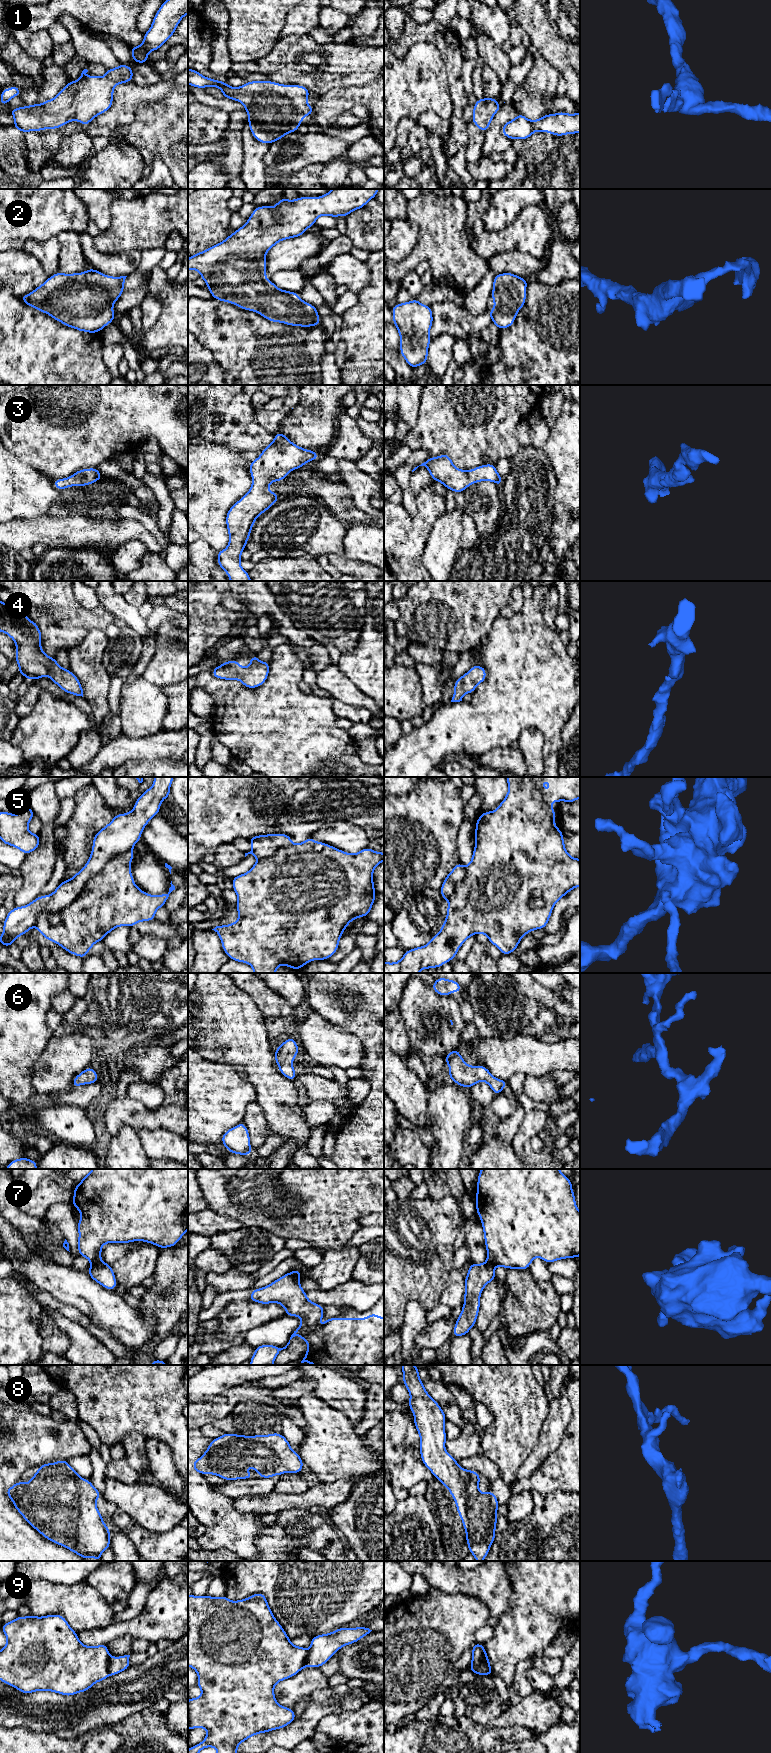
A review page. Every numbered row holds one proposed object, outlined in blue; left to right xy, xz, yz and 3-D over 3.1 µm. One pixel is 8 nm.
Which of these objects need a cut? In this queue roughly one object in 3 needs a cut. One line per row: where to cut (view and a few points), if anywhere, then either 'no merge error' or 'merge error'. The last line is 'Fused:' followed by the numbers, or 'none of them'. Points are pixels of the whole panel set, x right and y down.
1: no cut; no merge error
2: no cut; no merge error
3: no cut; no merge error
4: no cut; no merge error
5: cut in xy along (132, 847), (34, 925); merge error
6: no cut; no merge error
7: cut in xy along (100, 1260), (91, 1266); merge error
8: no cut; no merge error
9: cut in yz along (488, 1659), (478, 1666), (477, 1672), (479, 1674); merge error
Fused: 5, 7, 9

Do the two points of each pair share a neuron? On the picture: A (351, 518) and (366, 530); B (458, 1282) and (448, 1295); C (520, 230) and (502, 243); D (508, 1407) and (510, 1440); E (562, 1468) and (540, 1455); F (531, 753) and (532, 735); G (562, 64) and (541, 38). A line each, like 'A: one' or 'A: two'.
A: two
B: one
C: one
D: one
E: two
F: one
G: one

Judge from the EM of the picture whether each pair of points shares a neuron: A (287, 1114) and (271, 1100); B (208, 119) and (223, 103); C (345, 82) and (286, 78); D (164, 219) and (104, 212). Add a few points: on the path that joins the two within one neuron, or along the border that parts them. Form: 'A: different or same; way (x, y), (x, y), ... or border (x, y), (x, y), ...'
A: same; way (283, 1110), (275, 1102)
B: different; border (198, 100), (229, 113)
C: same; way (330, 81), (311, 81), (301, 78)
D: different; border (115, 199), (111, 204), (111, 223), (100, 230)

